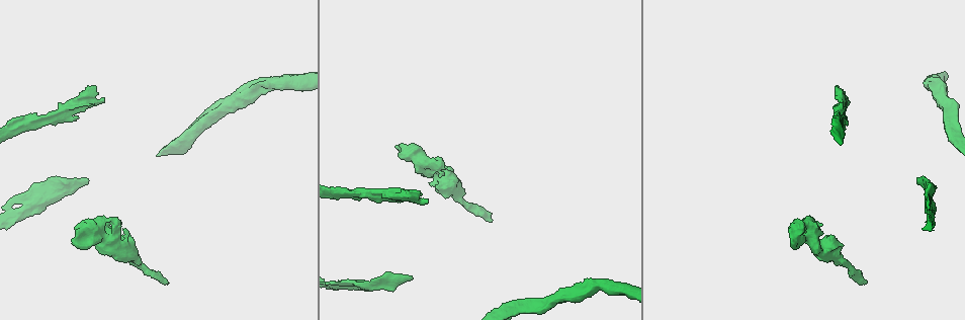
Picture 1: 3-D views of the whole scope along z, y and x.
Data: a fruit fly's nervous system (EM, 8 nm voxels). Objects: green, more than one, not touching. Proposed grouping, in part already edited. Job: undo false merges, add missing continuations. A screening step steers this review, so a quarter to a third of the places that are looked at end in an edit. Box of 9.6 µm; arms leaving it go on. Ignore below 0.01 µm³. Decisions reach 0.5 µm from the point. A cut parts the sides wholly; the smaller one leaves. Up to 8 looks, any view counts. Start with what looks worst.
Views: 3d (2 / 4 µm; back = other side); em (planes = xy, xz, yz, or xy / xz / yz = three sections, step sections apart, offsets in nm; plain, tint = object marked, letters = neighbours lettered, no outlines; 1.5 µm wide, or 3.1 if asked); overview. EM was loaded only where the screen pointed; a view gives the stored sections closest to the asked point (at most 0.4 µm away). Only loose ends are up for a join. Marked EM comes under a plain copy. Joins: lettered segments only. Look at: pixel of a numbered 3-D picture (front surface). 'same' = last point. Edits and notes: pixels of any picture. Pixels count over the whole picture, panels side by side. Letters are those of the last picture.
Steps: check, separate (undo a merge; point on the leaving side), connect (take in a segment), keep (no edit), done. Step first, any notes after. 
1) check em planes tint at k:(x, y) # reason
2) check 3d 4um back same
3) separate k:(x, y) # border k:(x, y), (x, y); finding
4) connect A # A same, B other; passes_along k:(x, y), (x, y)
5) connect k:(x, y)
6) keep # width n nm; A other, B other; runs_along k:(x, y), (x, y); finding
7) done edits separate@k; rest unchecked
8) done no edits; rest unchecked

check em yz step 8 letters at 1:(412, 279)

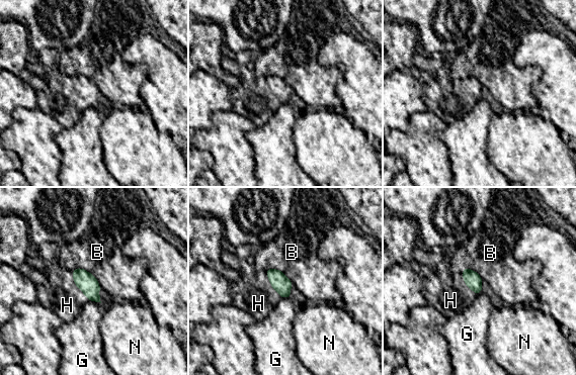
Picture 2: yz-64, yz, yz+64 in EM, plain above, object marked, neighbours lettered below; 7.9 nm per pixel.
check em planes letters same

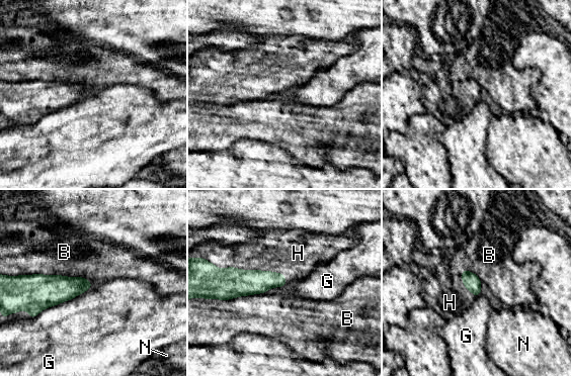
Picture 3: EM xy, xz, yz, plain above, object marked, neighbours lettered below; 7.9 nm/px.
connect H # width 130 nm; B other, G other, H same, N other; passes_along 3:(471, 281), (471, 291), (450, 302); the neuron continues

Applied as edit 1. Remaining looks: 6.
check overview # redraw

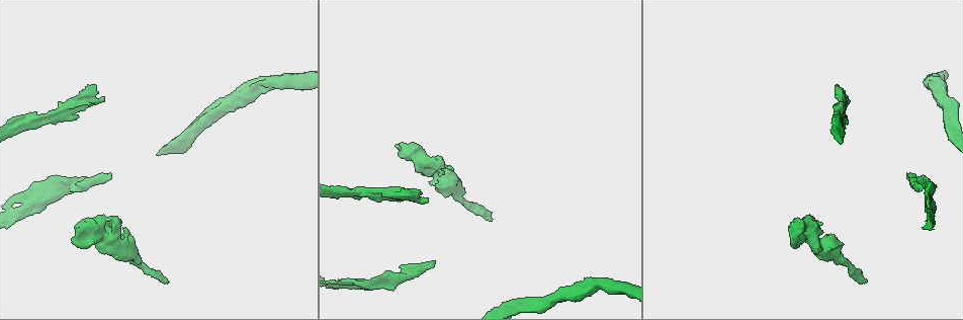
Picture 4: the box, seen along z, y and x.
check em planes letters at 4:(491, 220) # free end

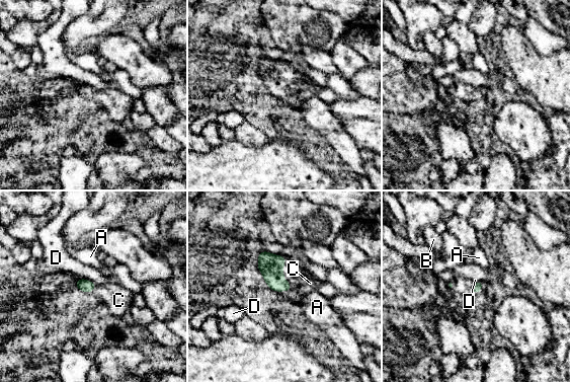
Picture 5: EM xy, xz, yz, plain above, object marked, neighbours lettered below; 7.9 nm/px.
connect C # A other, B other, C same, D other; passes_along 5:(84, 285), (94, 288), (118, 300); it goes on there

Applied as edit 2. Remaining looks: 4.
done edits connect@3, connect@5; rest unchecked

